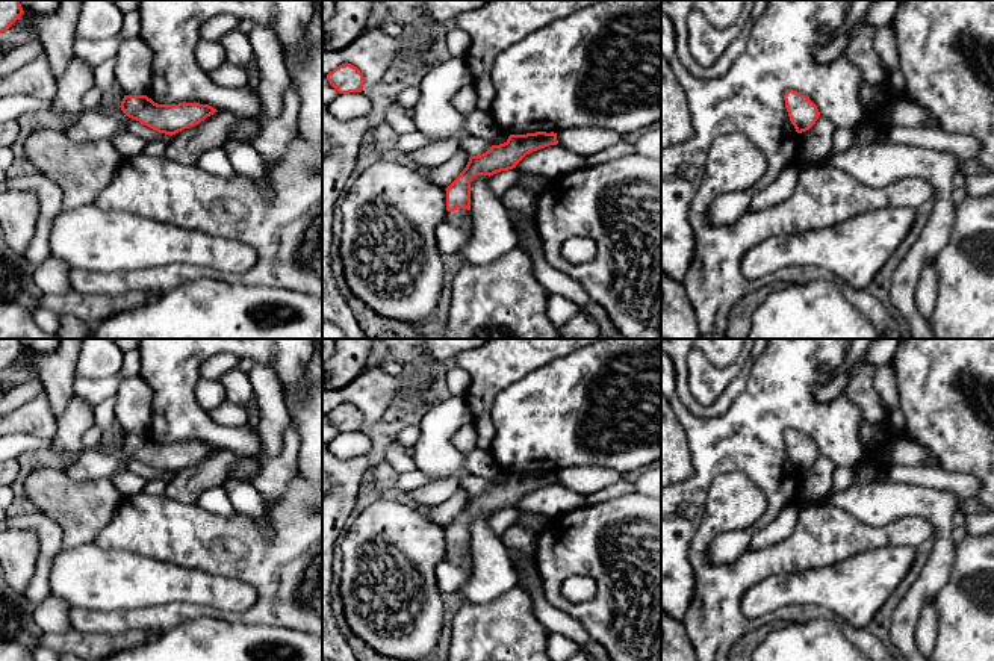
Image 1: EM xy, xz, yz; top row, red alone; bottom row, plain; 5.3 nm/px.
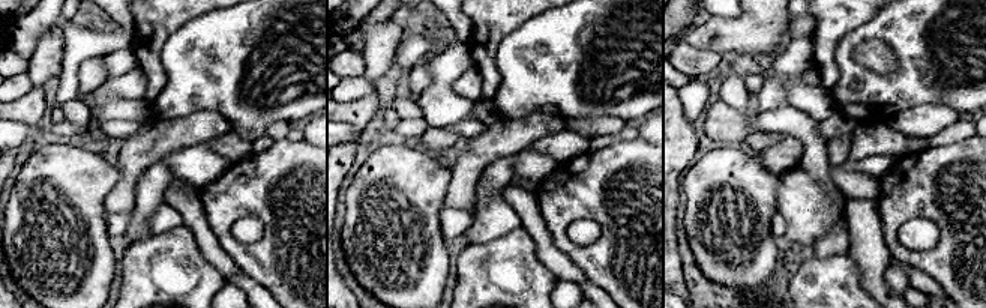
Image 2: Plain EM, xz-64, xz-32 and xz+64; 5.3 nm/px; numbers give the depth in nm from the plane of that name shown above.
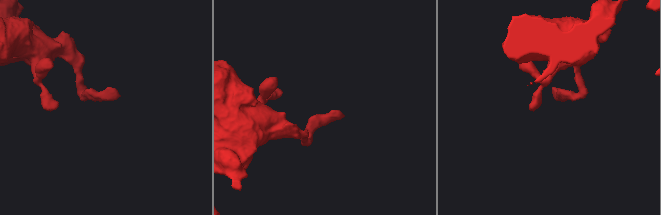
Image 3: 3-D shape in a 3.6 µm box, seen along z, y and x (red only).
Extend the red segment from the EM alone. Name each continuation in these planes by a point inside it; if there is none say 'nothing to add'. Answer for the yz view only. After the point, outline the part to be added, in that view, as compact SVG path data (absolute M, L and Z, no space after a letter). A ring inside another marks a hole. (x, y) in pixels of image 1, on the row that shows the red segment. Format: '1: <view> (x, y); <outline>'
nothing to add

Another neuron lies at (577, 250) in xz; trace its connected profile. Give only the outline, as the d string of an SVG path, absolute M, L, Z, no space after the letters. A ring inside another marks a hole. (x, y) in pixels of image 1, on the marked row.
M572 236L561 245L561 256L573 265L590 263L598 254L598 245L590 236Z

